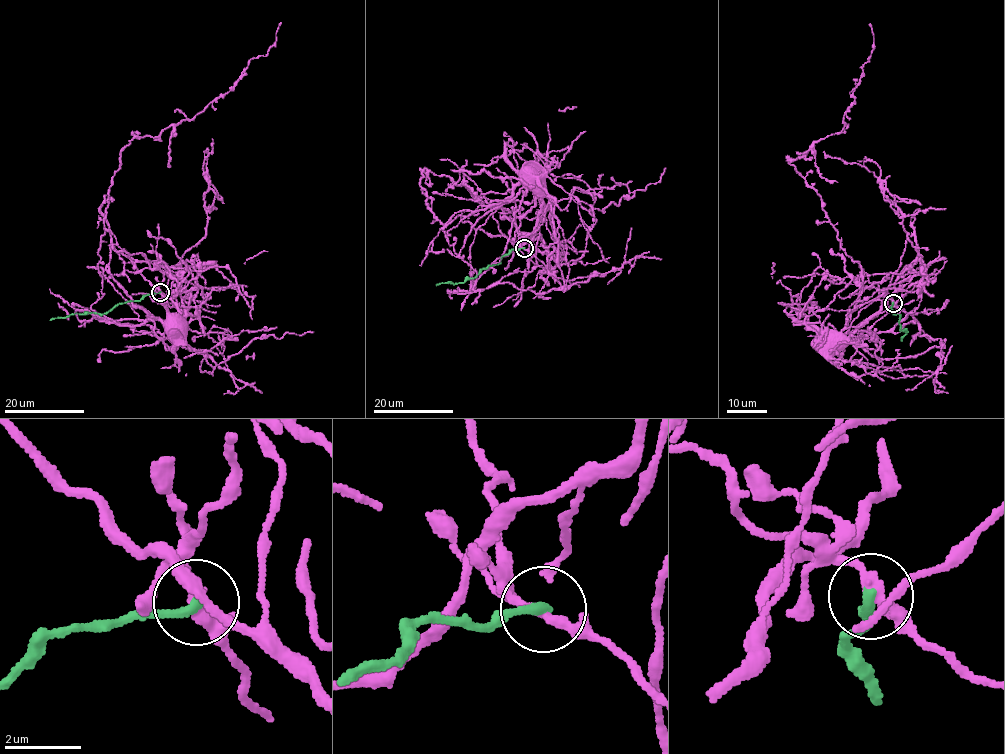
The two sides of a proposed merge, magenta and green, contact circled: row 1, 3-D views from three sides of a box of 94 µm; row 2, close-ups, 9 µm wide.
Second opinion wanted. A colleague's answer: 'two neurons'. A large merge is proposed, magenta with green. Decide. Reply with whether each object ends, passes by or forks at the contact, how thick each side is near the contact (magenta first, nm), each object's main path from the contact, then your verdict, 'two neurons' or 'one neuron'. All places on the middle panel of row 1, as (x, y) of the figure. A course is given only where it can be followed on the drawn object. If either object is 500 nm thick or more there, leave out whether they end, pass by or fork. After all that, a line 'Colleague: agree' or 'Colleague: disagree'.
magenta passes by; green ends; calibres 280 and 260 nm; course magenta (524, 248), (547, 197), (564, 285), (475, 290), (476, 273), (426, 205), (422, 173), (542, 217); course green (524, 248), (511, 250), (500, 263), (482, 270), (475, 276), (436, 285); two neurons
Colleague: agree

